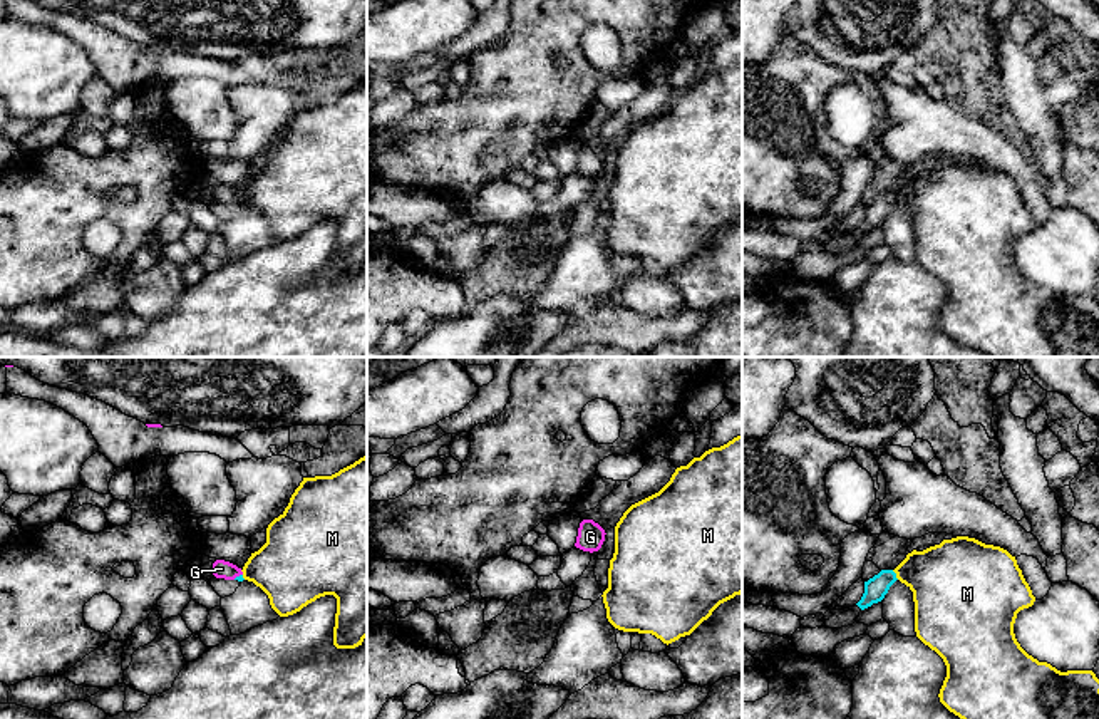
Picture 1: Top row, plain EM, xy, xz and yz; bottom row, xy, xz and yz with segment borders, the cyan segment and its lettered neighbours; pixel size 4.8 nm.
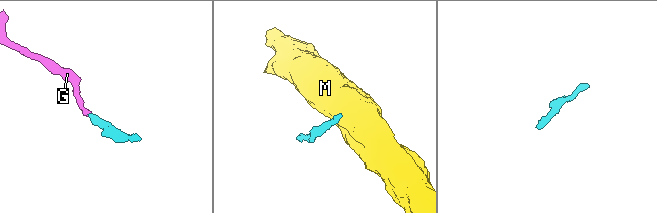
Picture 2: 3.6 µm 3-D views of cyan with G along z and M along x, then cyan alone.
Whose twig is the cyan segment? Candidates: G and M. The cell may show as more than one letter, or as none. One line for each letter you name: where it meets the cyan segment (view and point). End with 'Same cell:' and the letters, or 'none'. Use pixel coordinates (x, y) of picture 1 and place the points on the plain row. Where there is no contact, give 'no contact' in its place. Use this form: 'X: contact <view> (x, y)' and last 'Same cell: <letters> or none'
G: contact xy (237, 201)
Same cell: G

